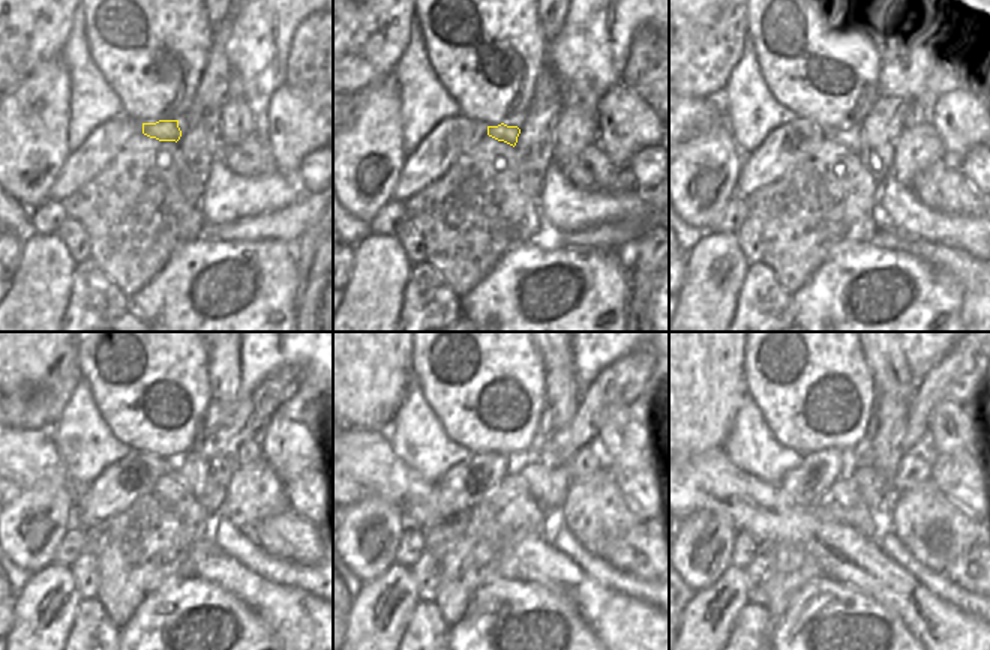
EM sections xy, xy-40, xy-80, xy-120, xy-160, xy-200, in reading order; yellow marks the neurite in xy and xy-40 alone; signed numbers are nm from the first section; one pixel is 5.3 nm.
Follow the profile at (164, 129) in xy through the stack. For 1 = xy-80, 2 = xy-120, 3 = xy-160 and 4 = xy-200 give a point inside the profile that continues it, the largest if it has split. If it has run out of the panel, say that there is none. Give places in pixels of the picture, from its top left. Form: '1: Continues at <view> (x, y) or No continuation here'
1: Continues at xy-80 (848, 135)
2: Continues at xy-120 (191, 469)
3: Continues at xy-160 (537, 479)
4: Continues at xy-200 (870, 485).

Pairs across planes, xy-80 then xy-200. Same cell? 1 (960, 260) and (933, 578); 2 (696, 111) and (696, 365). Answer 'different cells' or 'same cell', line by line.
1: different cells
2: different cells

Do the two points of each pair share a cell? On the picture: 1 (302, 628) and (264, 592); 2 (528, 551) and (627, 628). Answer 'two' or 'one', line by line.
1: one
2: one

